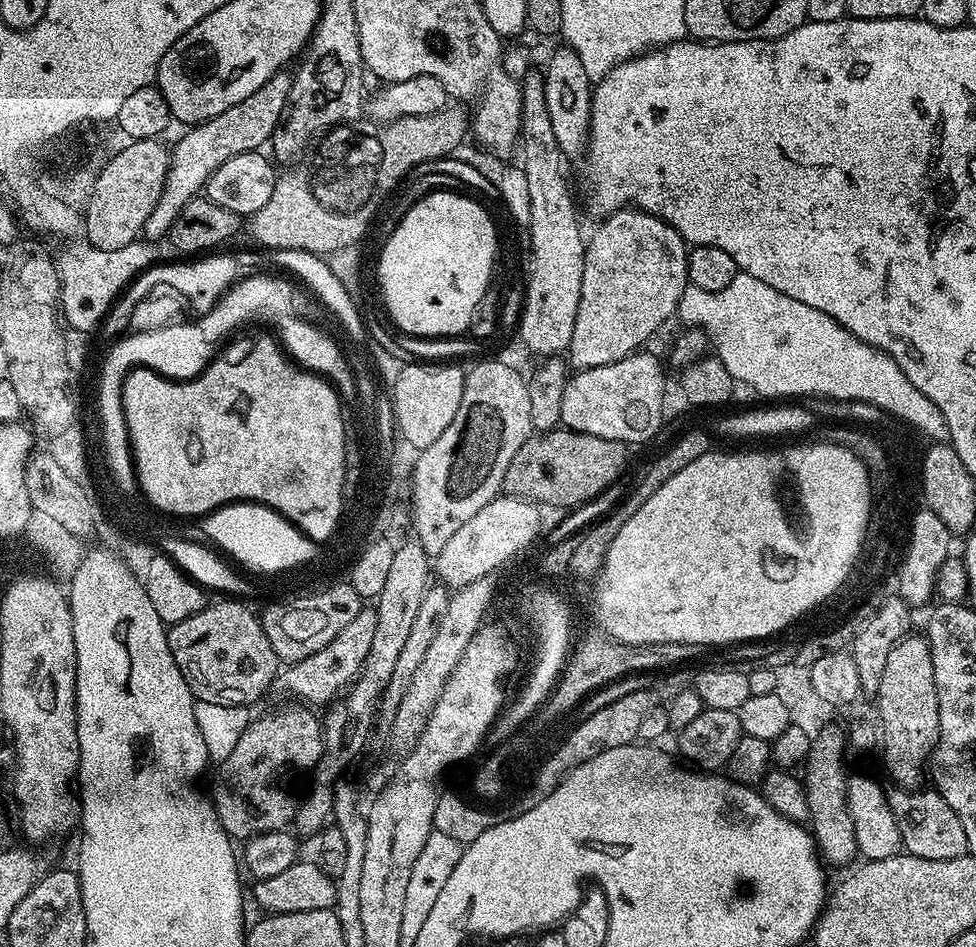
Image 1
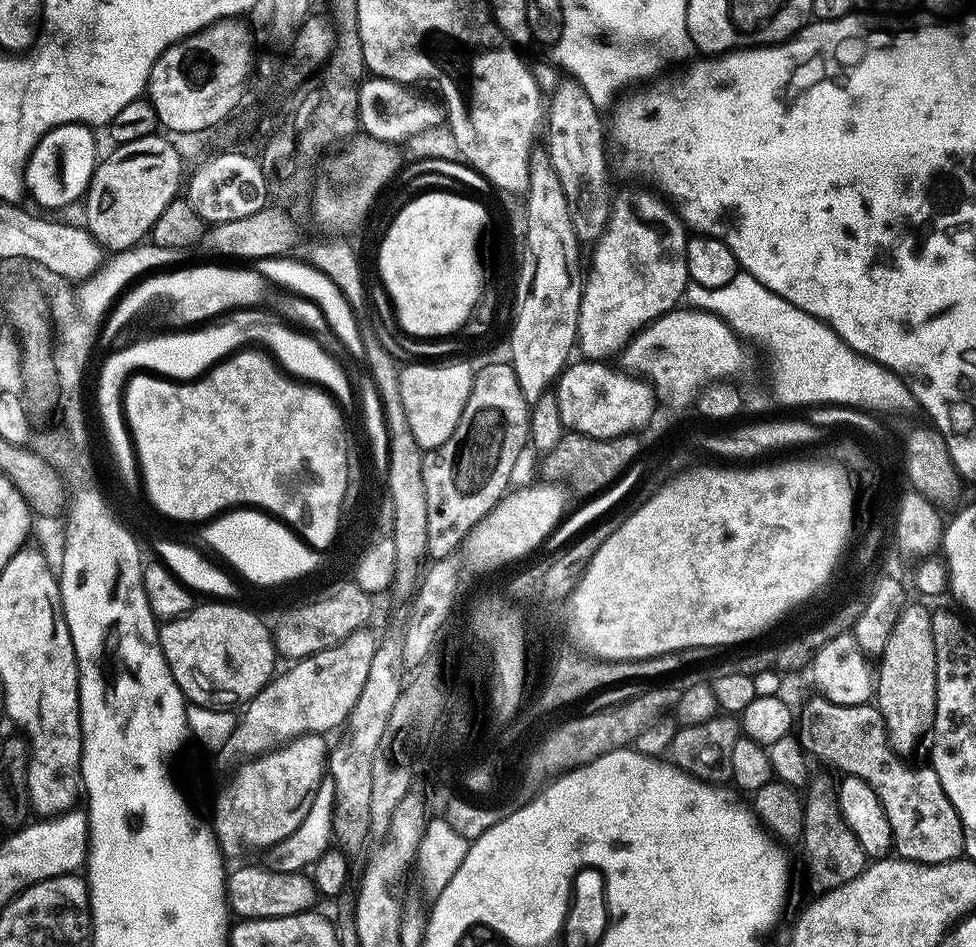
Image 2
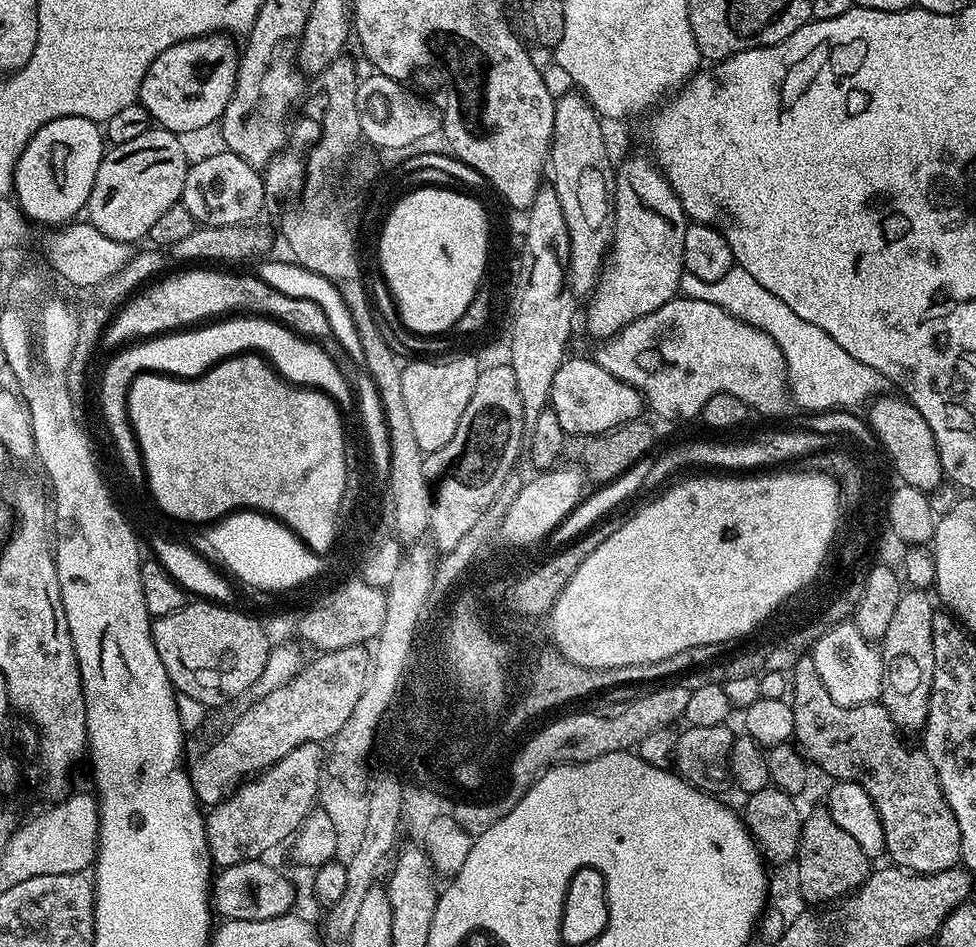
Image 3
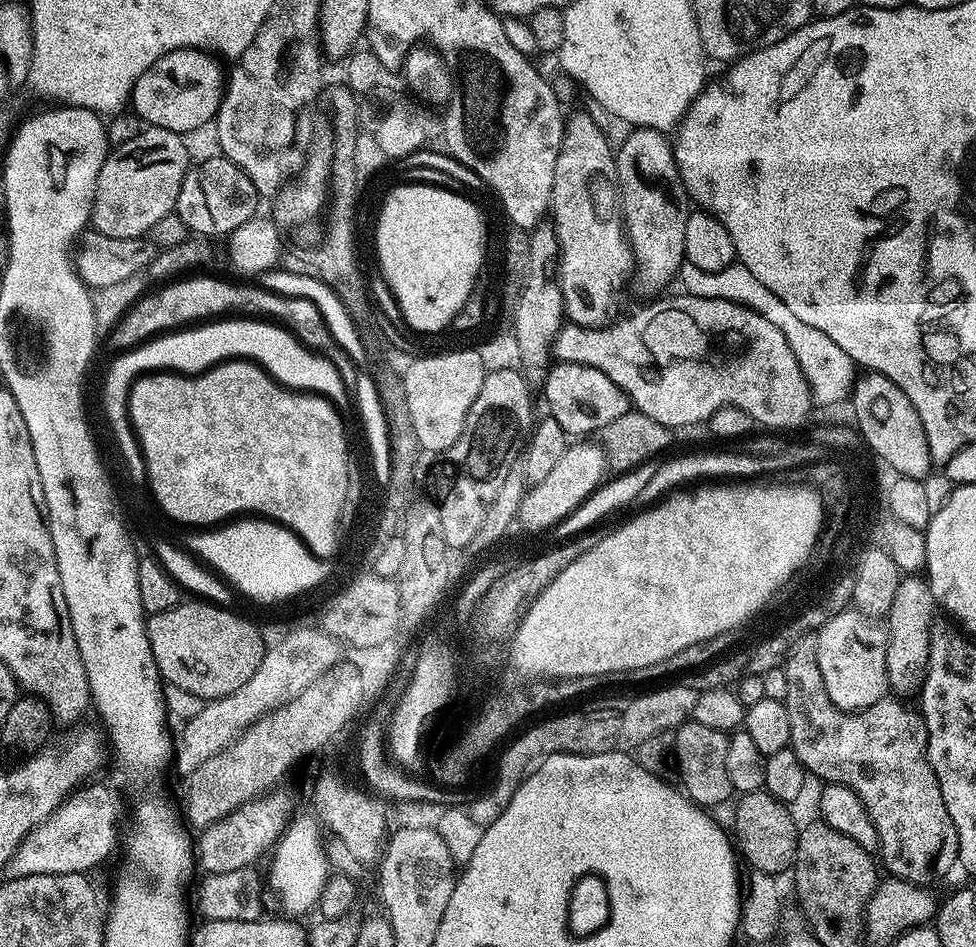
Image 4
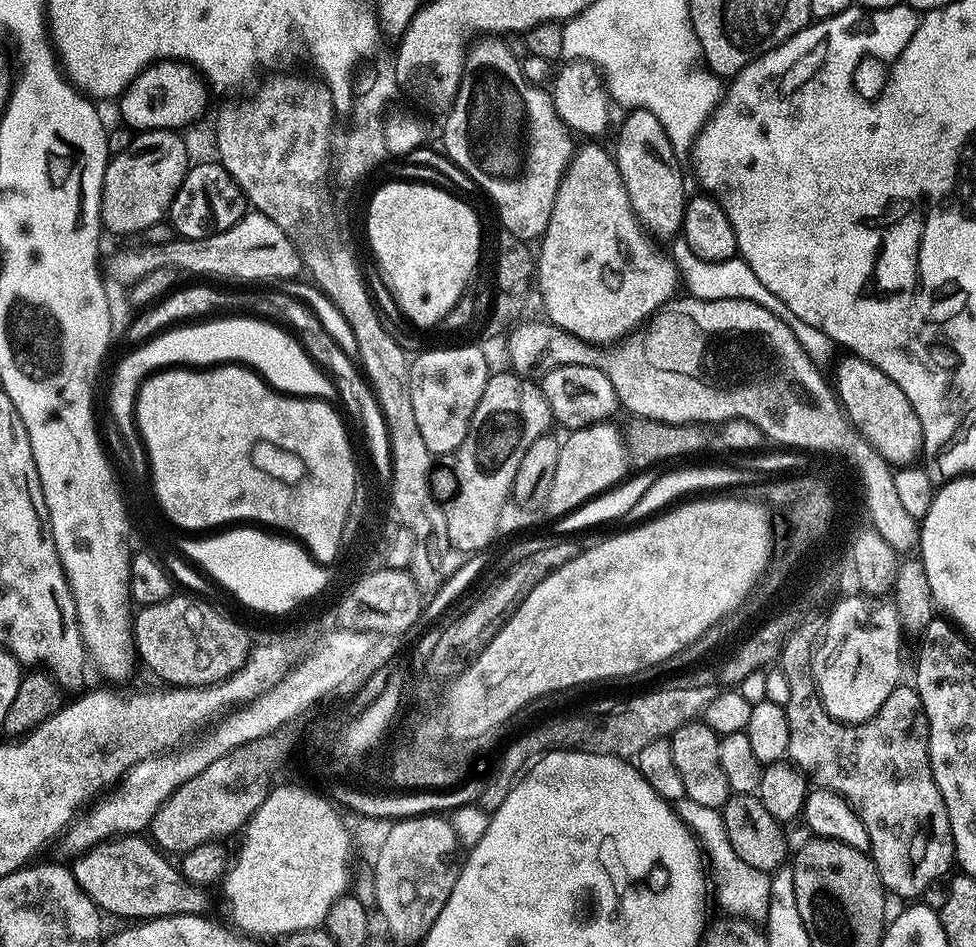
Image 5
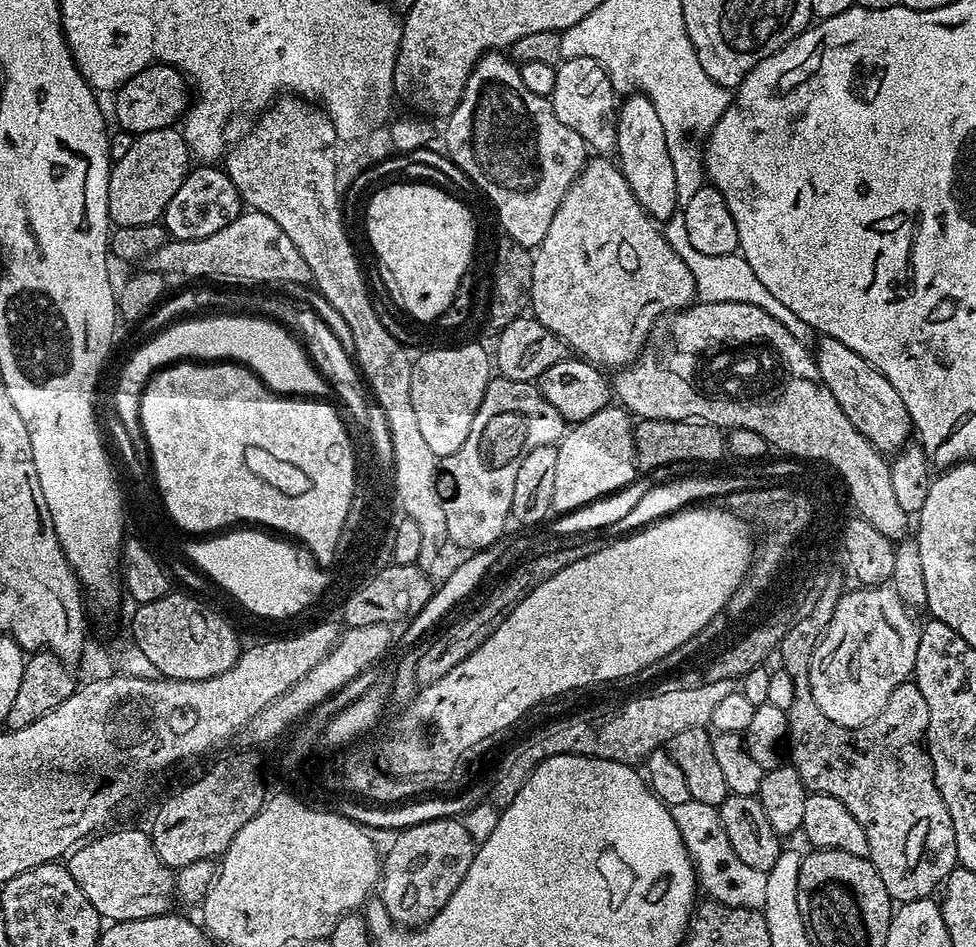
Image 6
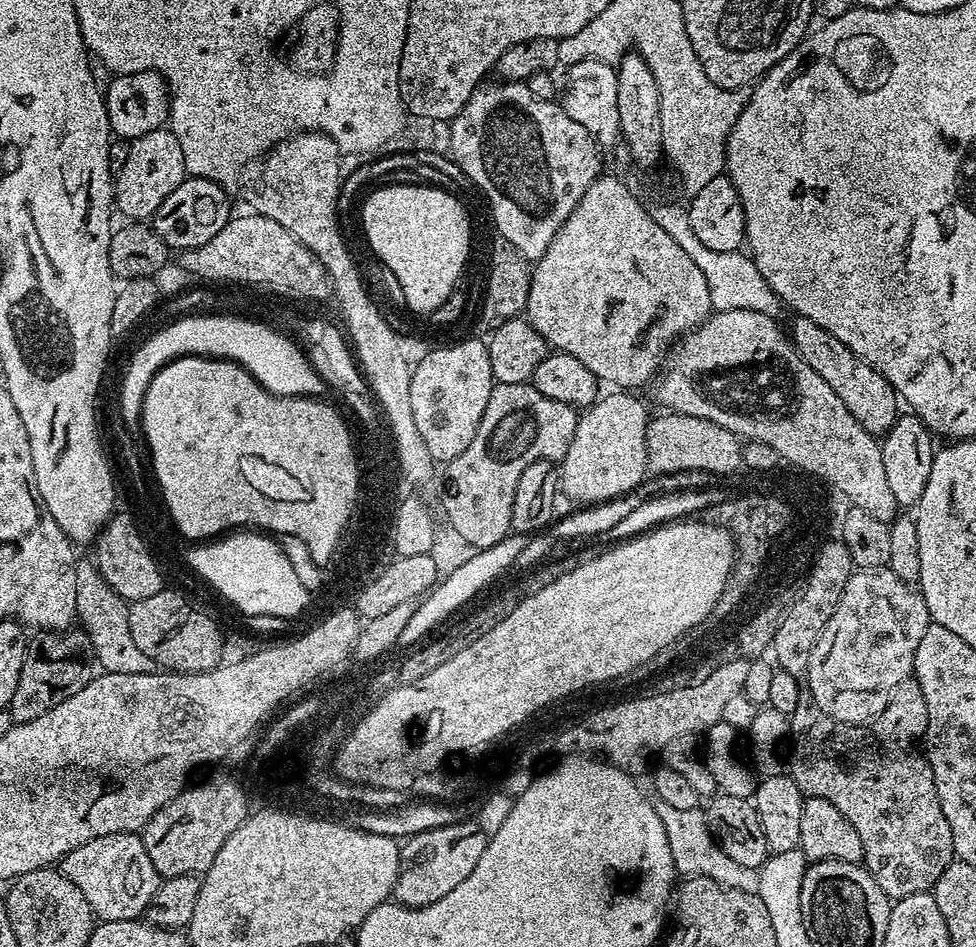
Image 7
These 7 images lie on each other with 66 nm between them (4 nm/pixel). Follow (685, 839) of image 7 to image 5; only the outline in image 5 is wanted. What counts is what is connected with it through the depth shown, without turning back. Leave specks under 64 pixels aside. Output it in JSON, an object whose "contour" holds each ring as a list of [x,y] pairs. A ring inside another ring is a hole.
{"contour":[[[688,797],[675,801],[674,810],[701,843],[708,861],[715,899],[717,896],[727,911],[725,913],[735,919],[765,921],[769,912],[771,875],[747,865],[738,854],[734,854],[729,835],[726,834],[723,813],[714,807],[701,806]]]}

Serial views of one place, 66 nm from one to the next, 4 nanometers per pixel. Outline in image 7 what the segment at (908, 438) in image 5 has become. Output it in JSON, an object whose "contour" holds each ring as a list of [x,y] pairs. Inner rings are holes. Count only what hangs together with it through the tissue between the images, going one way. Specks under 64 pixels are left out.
{"contour":[[[796,316],[794,322],[796,325],[790,328],[790,336],[796,345],[796,351],[814,370],[824,379],[842,398],[846,410],[854,414],[854,418],[864,429],[871,432],[873,436],[880,438],[891,428],[898,415],[898,397],[892,384],[885,378],[877,368],[871,368],[865,360],[858,358],[834,334],[822,330],[810,318],[805,316]]]}

